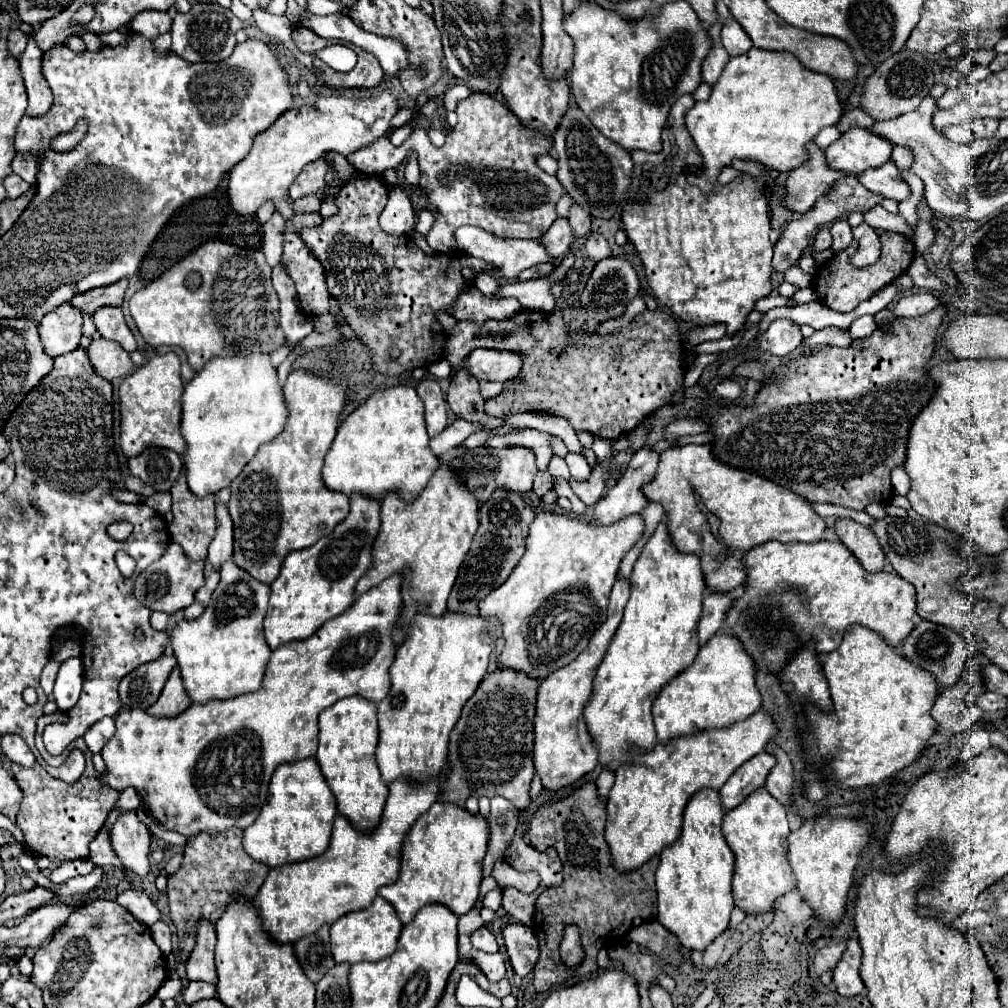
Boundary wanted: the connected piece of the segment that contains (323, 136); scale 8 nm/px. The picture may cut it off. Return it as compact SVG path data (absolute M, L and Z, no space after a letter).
M383 90L379 98L367 98L353 102L343 96L319 98L319 108L301 108L283 112L267 130L255 136L249 154L231 168L227 182L227 198L235 214L253 216L265 202L273 202L275 210L287 220L291 218L293 206L289 202L289 186L299 176L303 166L319 160L323 152L337 152L349 156L351 152L375 142L385 136L389 122L399 108L393 102L391 90Z

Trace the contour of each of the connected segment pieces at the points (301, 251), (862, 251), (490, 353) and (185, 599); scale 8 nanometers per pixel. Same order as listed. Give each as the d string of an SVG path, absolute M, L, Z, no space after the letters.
M301 214L301 216L293 216L287 222L287 230L285 230L285 248L283 248L283 258L281 264L283 268L289 272L289 276L293 278L295 286L297 286L297 296L299 296L299 306L307 316L319 316L325 314L330 309L331 296L327 292L327 284L325 284L325 270L321 266L321 262L313 256L313 252L305 246L305 242L299 236L301 228L311 228L311 226L319 226L323 222L321 214Z
M855 226L853 228L853 238L857 240L859 248L857 252L853 254L851 262L859 268L863 266L869 266L869 264L875 264L877 258L879 258L879 250L881 250L881 244L879 244L879 236L875 234L875 230L871 226Z
M477 348L467 356L465 370L477 380L505 382L505 380L511 380L519 374L521 356L513 354L513 352Z
M175 542L169 544L169 548L165 550L165 554L153 562L151 566L147 566L133 584L133 596L151 612L165 612L165 614L175 614L183 608L187 608L189 604L195 602L195 592L205 584L203 580L203 562L193 562L189 560L183 552L181 546L177 546Z

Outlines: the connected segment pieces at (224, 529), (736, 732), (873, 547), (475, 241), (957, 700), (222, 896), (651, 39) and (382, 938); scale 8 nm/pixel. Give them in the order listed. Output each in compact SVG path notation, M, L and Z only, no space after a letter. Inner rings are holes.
M217 502L215 512L217 512L217 534L209 546L207 560L213 562L215 566L221 566L233 556L233 522L225 504Z
M759 710L753 716L749 716L745 722L737 722L725 730L703 730L701 734L695 734L689 738L675 738L669 744L657 744L653 752L633 750L629 762L625 766L619 766L619 770L615 772L615 784L607 800L605 840L609 846L609 854L613 858L611 864L617 868L617 872L629 872L633 868L639 868L653 856L659 856L663 848L671 846L681 834L683 810L689 798L703 788L719 790L743 762L763 752L767 742L775 734L777 730L771 716Z
M839 518L835 522L835 532L839 540L853 552L853 556L859 560L859 564L867 572L881 572L885 554L869 526L857 524L849 518Z
M461 226L455 232L455 236L457 236L457 244L459 244L461 252L467 252L469 256L487 262L491 266L491 270L503 280L513 280L519 276L519 272L523 272L535 264L549 262L547 250L545 250L545 246L541 246L539 240L501 240L501 236L485 232L477 226Z
M963 680L957 682L957 686L951 686L945 690L945 694L939 694L931 716L937 722L937 734L957 734L969 730L973 724L977 724L983 716L983 712L977 706L969 706L965 702L965 694L969 692L967 684Z
M229 828L217 836L197 834L187 840L185 858L181 868L169 876L167 896L169 896L169 910L171 920L177 926L179 936L179 958L187 962L193 946L195 946L195 932L201 918L215 924L227 906L237 898L255 898L259 892L269 868L261 862L255 862L245 854L241 846L241 830Z
M581 2L579 8L563 22L563 30L573 38L573 44L575 44L575 52L573 52L573 70L571 70L571 94L575 96L575 104L585 112L585 116L591 120L591 124L601 132L605 134L605 138L609 138L611 142L619 144L623 150L631 152L631 150L645 150L645 152L661 152L661 130L667 122L667 116L669 116L669 108L675 104L675 100L681 96L681 94L693 94L695 88L699 86L701 82L701 64L703 64L703 58L707 56L709 48L711 48L711 38L705 30L705 26L701 26L697 22L697 14L693 14L693 8L687 4L687 2L675 2L675 4L669 4L669 6L663 6L661 8L661 14L657 18L649 18L649 22L633 22L633 26L629 26L621 16L609 12L609 10L601 10L599 6L593 6L591 2Z
M381 896L373 900L373 904L361 912L347 914L331 924L331 954L337 964L357 964L357 962L375 962L389 956L399 940L401 934L401 920L395 908Z

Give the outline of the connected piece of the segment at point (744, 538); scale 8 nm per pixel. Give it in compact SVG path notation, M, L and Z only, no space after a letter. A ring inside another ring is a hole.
M689 444L685 448L667 448L659 456L657 478L643 486L649 502L663 506L667 514L669 536L679 552L697 554L709 592L727 594L745 582L741 556L751 548L779 540L779 542L817 542L825 532L825 520L817 516L809 502L773 482L749 474L745 470L729 468L717 462L709 444ZM697 496L707 512L719 518L719 538L713 538L705 512L699 512Z

